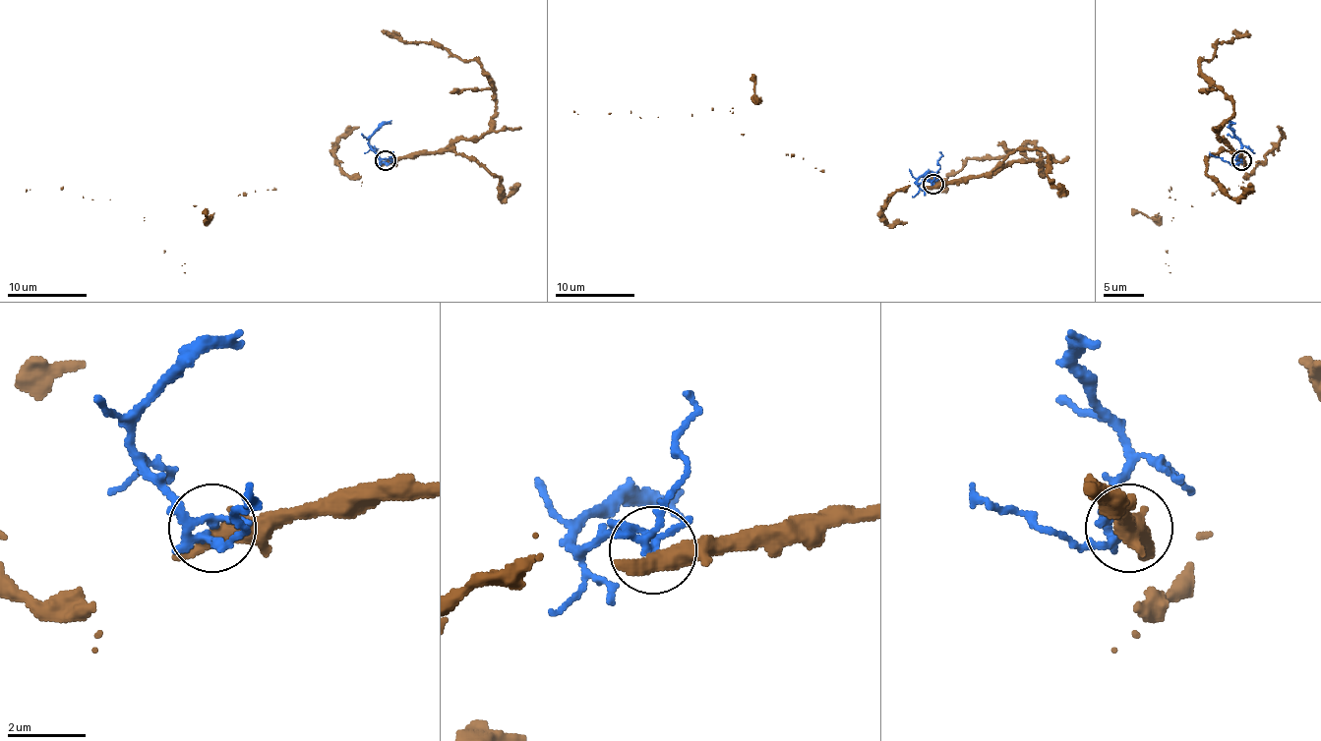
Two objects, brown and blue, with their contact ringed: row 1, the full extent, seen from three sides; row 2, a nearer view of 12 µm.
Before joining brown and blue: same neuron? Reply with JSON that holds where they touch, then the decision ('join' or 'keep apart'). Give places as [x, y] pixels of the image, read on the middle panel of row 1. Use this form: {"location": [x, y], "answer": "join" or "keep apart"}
{"location": [932, 184], "answer": "keep apart"}

